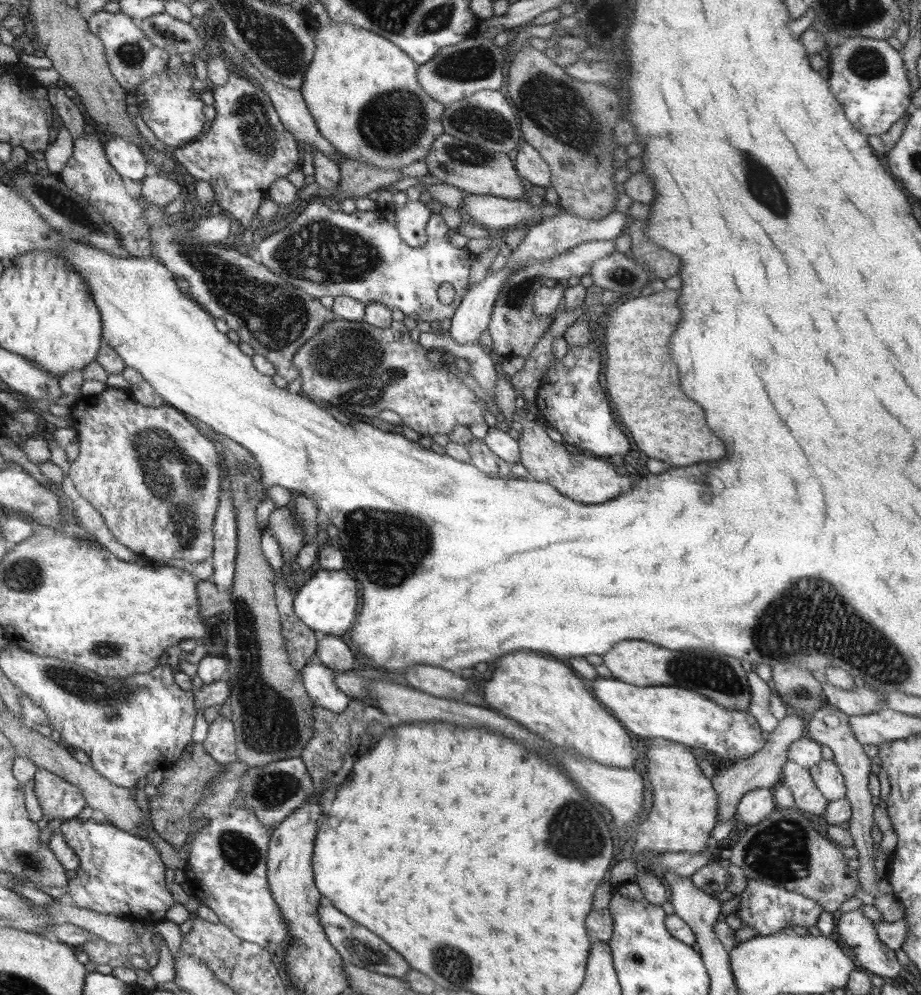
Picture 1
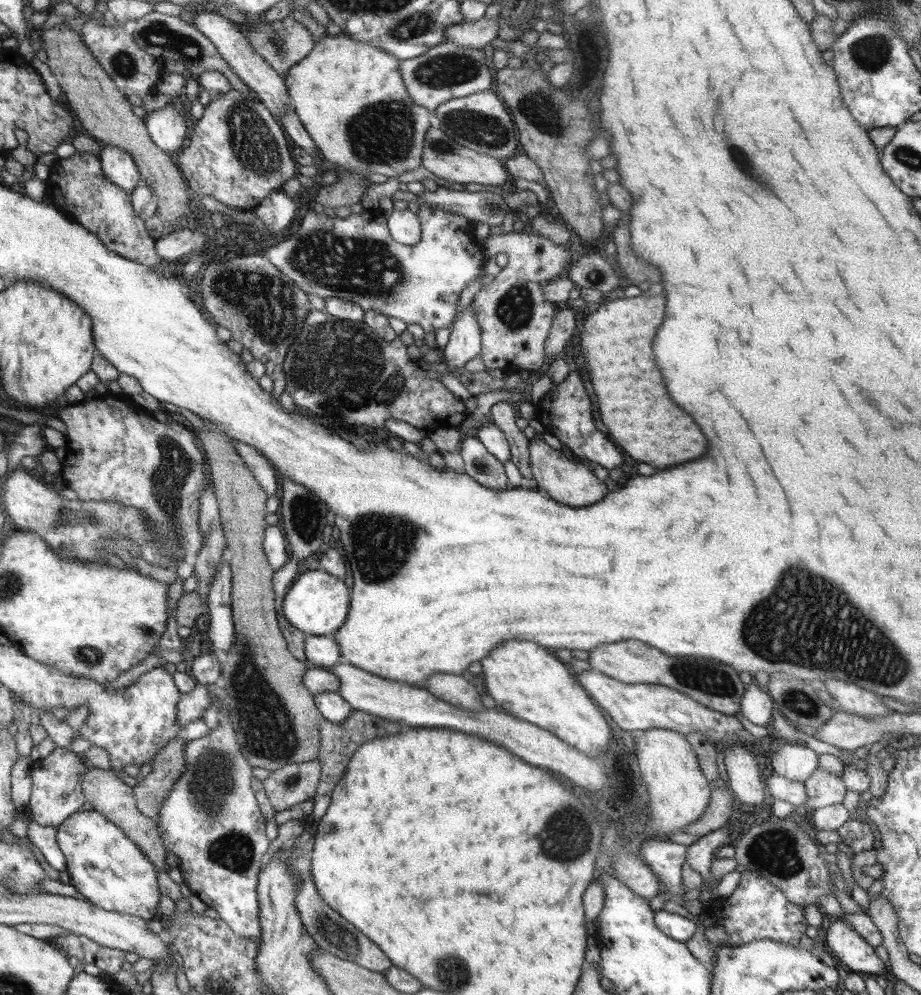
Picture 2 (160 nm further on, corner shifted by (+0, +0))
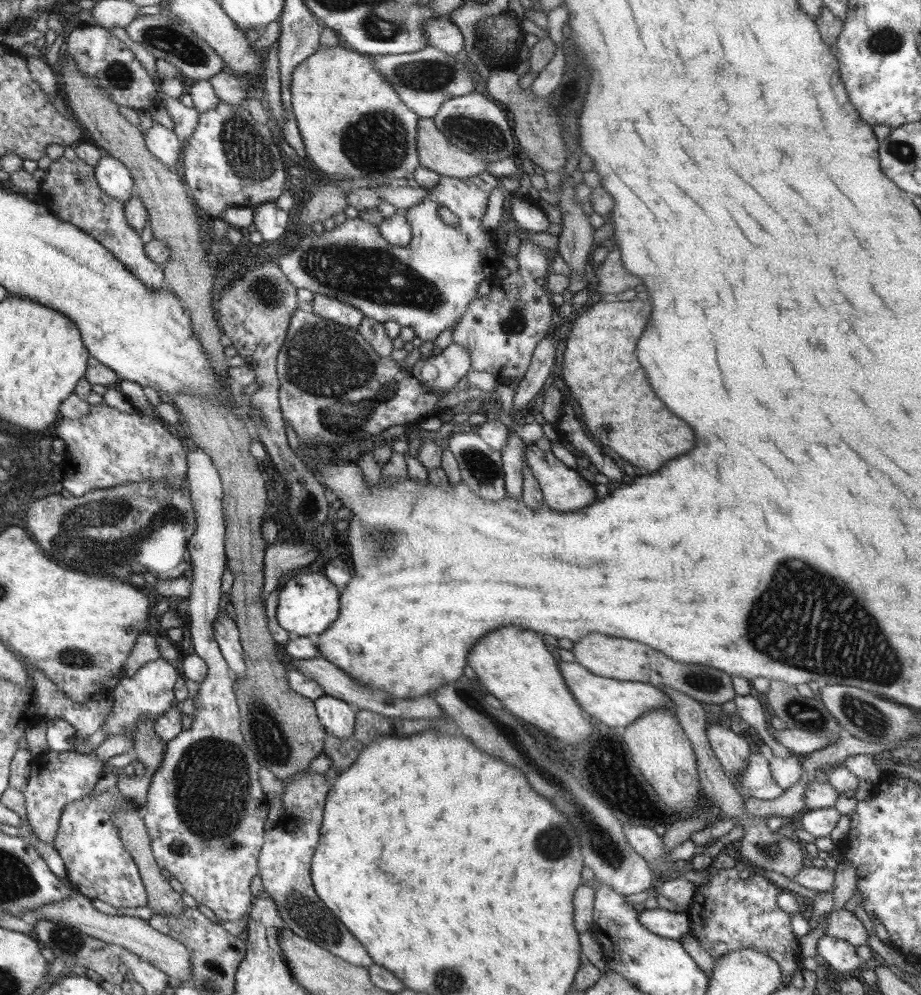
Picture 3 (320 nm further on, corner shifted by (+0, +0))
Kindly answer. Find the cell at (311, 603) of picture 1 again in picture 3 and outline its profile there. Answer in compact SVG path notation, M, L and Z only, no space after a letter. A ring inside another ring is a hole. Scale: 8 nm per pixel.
M318 569L292 577L278 591L276 619L291 634L317 638L323 635L341 615L341 595L336 585Z

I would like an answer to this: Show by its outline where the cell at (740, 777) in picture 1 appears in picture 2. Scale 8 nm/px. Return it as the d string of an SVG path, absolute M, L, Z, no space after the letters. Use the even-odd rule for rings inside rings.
M722 783L717 784L706 812L697 822L685 828L686 834L704 836L713 830L722 828L726 823L730 822L730 817L736 811L732 805L733 802L732 792Z

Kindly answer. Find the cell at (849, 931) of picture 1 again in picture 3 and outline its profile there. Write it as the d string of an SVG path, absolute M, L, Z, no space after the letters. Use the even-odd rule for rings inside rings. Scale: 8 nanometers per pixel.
M826 935L817 942L817 954L826 960L826 964L832 970L845 975L848 975L850 970L860 968L864 963L864 960L856 954L856 946L848 944L845 940L834 940Z

